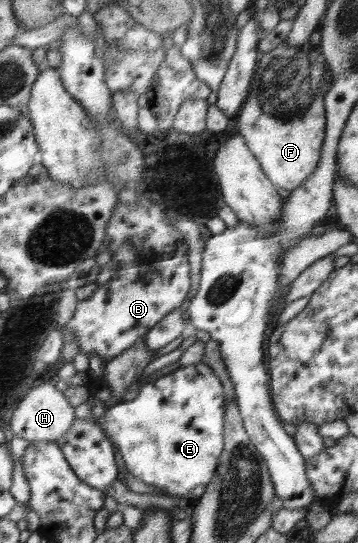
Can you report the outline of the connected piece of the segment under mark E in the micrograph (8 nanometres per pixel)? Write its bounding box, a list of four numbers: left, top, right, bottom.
[96,362,225,501]

